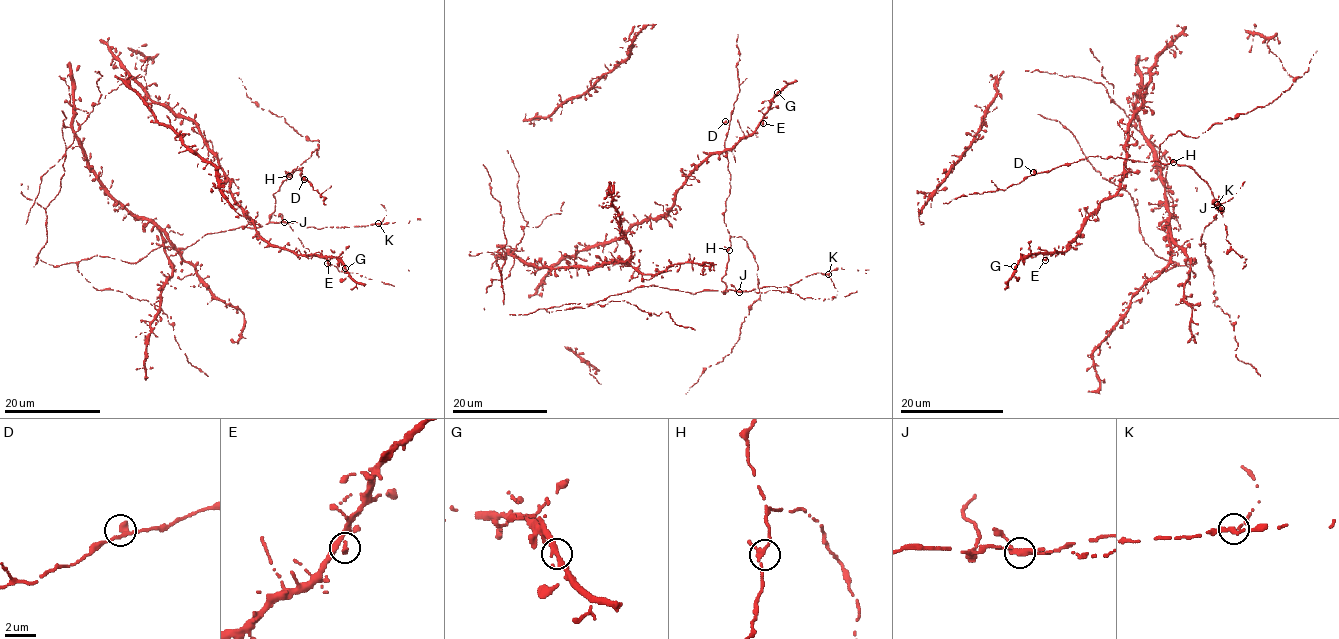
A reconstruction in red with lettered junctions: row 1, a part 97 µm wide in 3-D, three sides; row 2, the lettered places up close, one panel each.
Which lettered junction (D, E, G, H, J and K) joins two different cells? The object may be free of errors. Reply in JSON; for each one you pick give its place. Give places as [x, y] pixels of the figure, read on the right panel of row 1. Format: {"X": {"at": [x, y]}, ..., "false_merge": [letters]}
{"J": {"at": [1221, 208]}, "false_merge": ["J"]}

